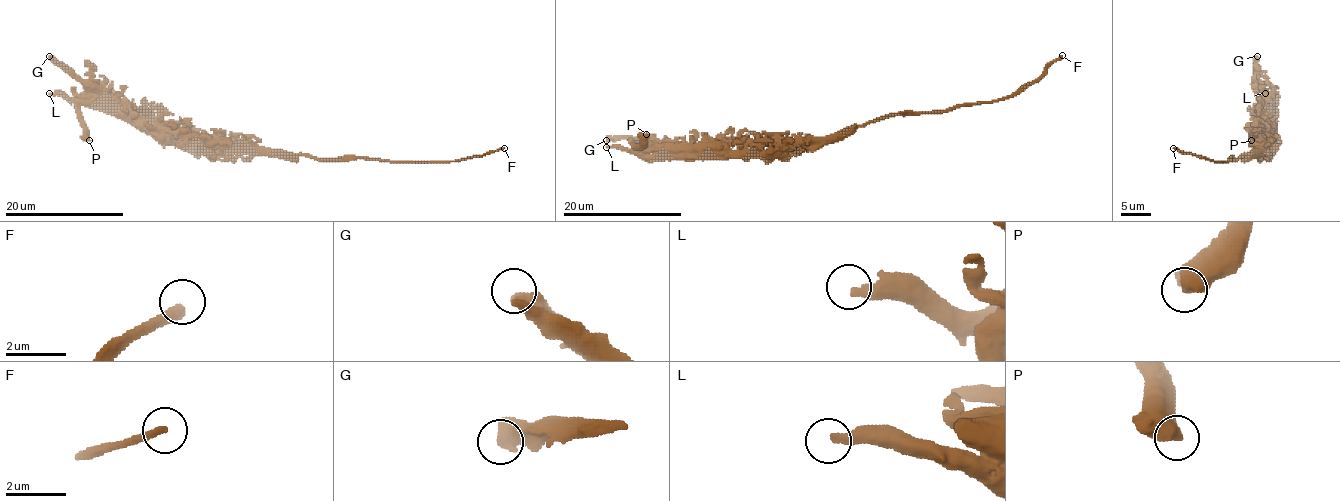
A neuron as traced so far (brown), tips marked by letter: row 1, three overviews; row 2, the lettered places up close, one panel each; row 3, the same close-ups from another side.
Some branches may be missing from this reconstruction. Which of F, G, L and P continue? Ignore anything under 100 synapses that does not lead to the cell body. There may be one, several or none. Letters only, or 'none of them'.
F

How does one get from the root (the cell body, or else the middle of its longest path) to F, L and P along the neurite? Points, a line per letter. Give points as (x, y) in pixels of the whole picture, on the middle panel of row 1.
F: (833, 137), (907, 112), (937, 112), (1013, 97), (1062, 55)
L: (833, 137), (685, 147), (606, 147)
P: (833, 137), (778, 138), (743, 144), (639, 147), (646, 134)

